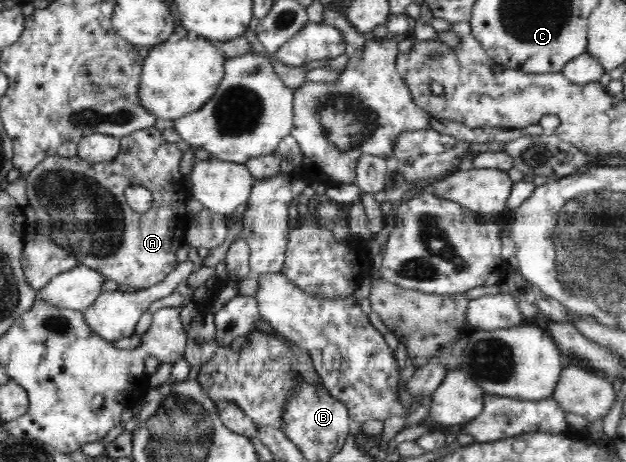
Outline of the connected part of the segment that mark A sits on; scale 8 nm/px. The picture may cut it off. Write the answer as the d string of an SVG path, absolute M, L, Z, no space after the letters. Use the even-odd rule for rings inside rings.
M157 128L138 130L121 138L121 142L119 154L111 161L89 163L77 155L70 158L57 154L48 157L27 176L27 197L28 205L37 216L39 235L51 237L59 247L73 253L78 265L93 268L106 279L139 291L167 280L180 264L177 262L177 250L187 243L187 227L194 214L186 210L186 205L193 195L181 176L183 152L175 143L163 140L162 132ZM131 185L145 186L152 193L150 211L135 212L128 206L124 193Z

